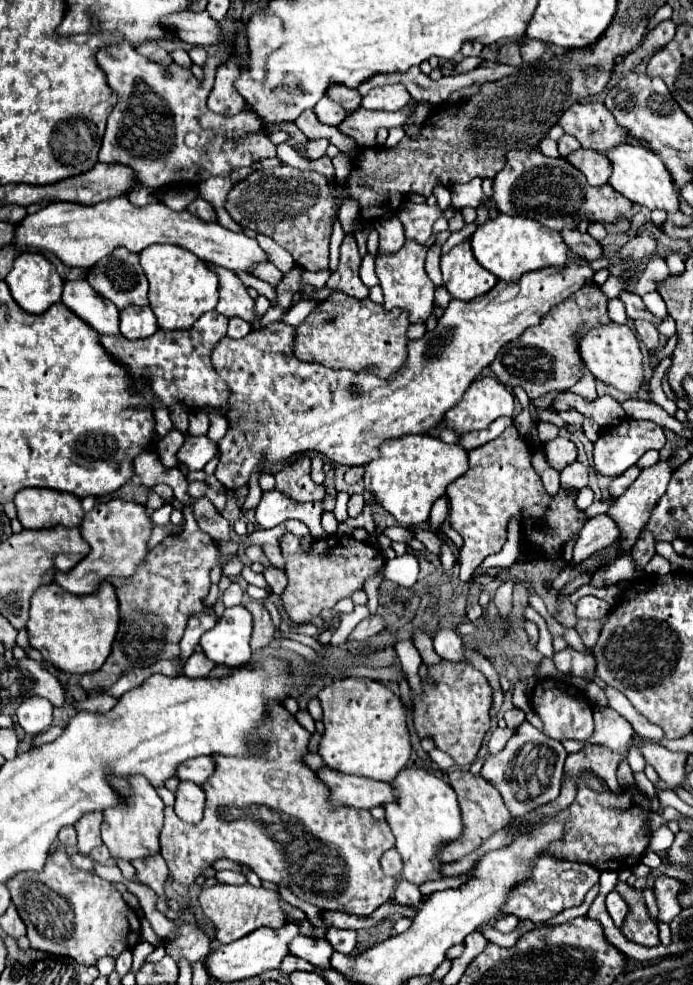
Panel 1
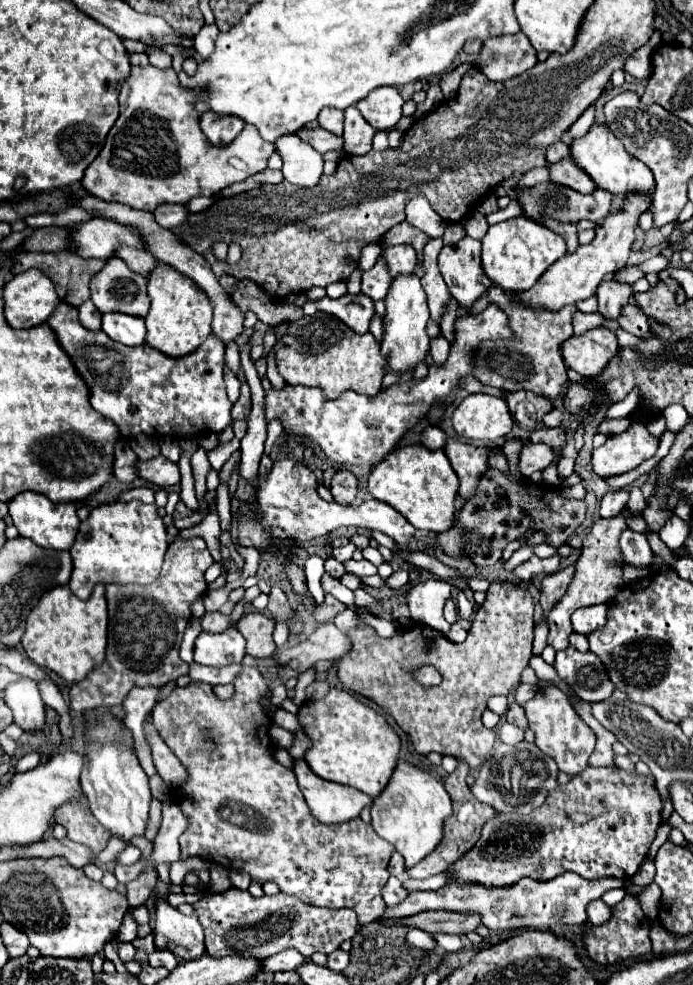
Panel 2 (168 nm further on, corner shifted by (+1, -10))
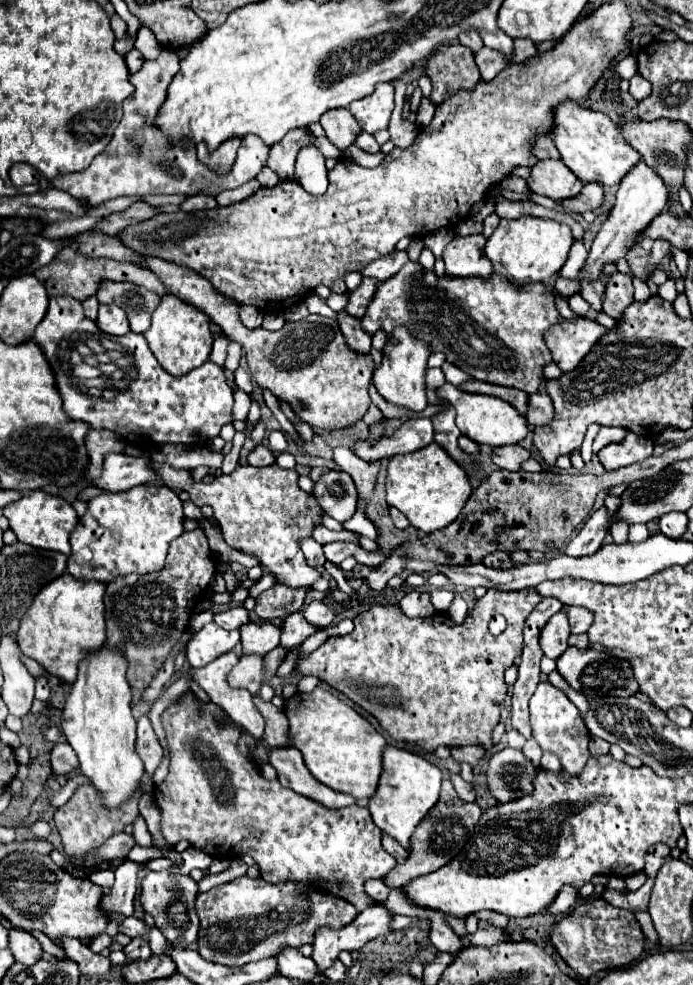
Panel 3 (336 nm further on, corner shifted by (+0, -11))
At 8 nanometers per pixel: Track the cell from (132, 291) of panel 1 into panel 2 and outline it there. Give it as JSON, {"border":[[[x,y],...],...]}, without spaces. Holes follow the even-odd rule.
{"border":[[[111,257],[107,259],[105,267],[91,279],[91,301],[101,313],[127,313],[127,315],[145,317],[149,311],[149,297],[147,297],[145,285],[147,285],[147,279],[143,275],[129,271],[123,259]]]}

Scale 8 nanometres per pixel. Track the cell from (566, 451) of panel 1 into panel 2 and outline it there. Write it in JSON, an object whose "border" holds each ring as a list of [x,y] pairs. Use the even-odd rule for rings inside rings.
{"border":[[[525,445],[521,451],[521,473],[525,477],[531,477],[535,471],[545,471],[551,463],[555,463],[561,455],[557,451],[549,451],[545,445]]]}

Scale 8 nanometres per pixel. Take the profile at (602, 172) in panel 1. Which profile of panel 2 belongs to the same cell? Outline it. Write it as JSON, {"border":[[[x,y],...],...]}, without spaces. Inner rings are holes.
{"border":[[[565,157],[559,163],[549,165],[549,171],[551,171],[551,181],[567,185],[579,193],[593,193],[597,189],[593,179],[587,179],[585,173],[581,173],[581,167],[577,167],[577,163],[573,163],[571,157]]]}

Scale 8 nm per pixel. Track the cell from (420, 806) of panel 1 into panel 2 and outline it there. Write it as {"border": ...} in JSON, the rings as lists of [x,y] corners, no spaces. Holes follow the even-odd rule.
{"border":[[[399,761],[383,793],[375,797],[371,817],[377,835],[395,845],[395,849],[405,857],[405,869],[409,869],[425,859],[441,843],[443,823],[451,815],[451,811],[451,797],[445,791],[443,783],[439,783],[423,769]]]}

